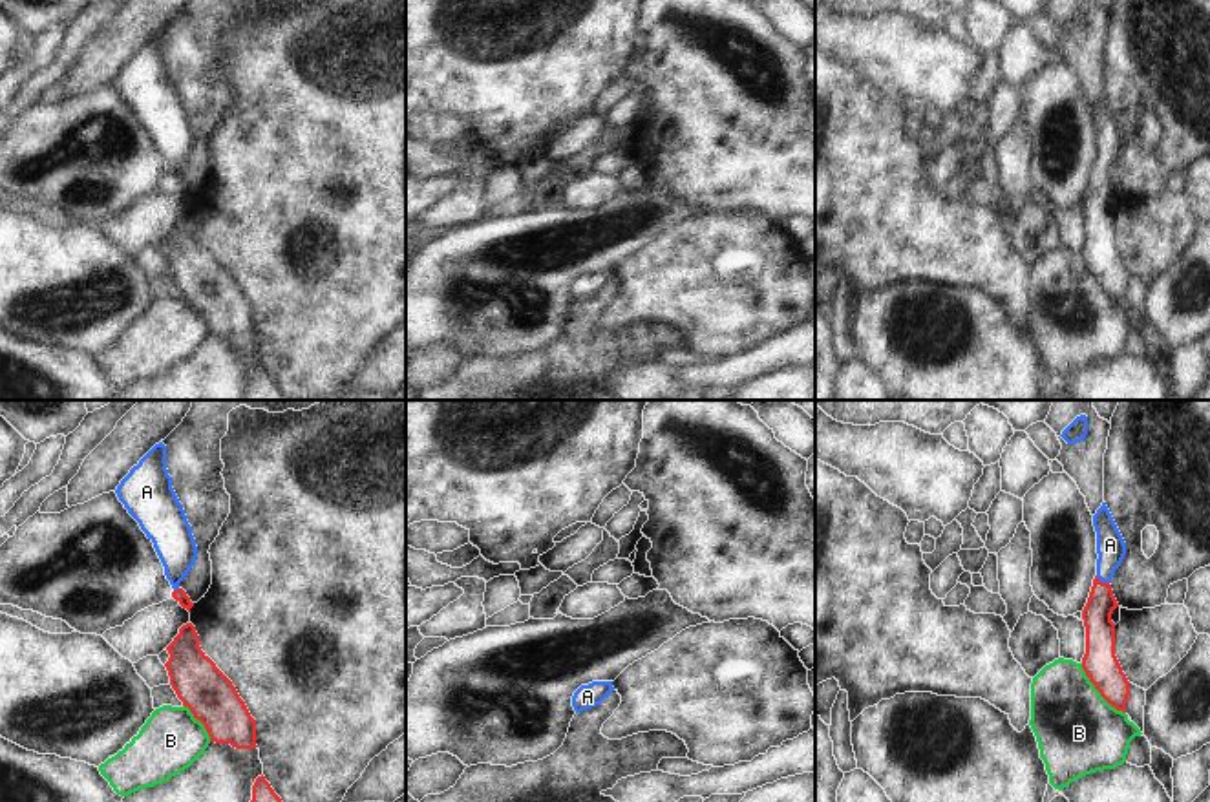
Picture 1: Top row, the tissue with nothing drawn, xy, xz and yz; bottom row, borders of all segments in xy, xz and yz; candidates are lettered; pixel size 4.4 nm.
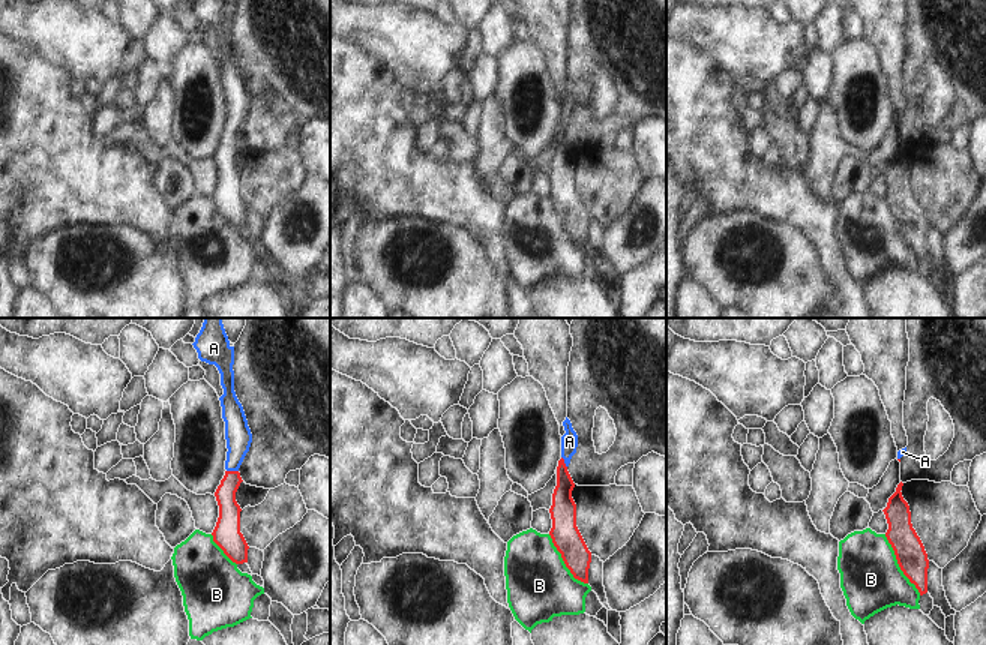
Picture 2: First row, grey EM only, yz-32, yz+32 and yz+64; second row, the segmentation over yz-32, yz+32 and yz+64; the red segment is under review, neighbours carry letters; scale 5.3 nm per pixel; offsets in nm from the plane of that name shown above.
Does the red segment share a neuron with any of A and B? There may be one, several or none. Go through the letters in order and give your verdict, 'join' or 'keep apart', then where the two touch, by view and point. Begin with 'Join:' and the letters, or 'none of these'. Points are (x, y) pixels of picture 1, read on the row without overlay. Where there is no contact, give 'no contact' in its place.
Join: A
A: join; contact yz (1101, 172)
B: keep apart; contact yz (1097, 280)

